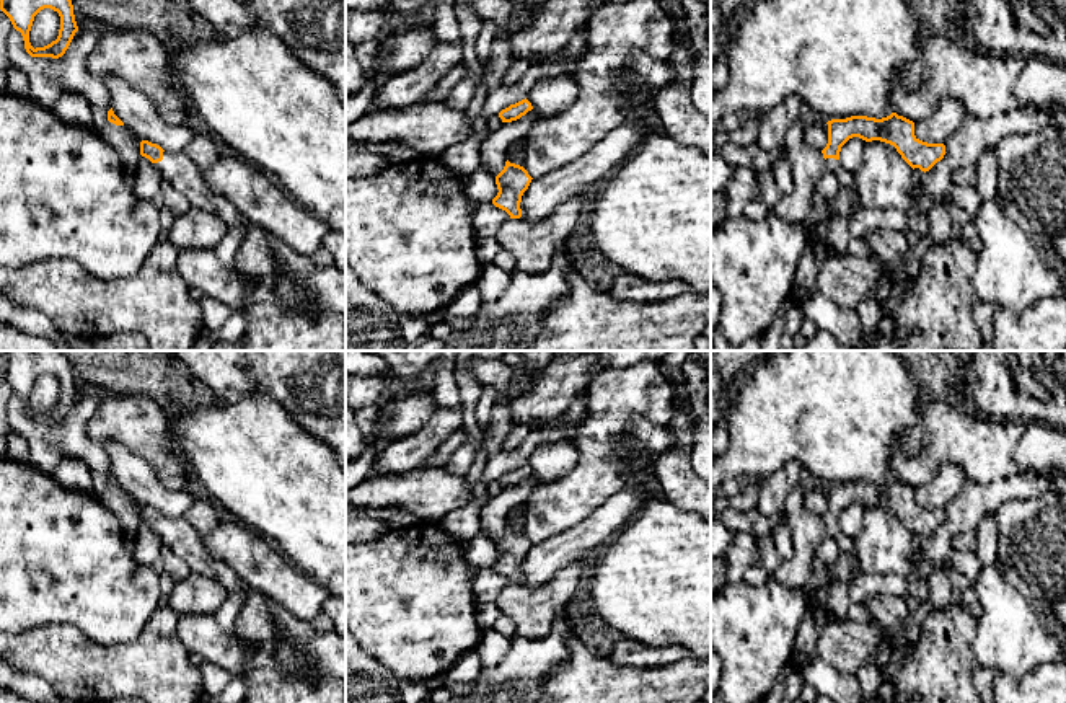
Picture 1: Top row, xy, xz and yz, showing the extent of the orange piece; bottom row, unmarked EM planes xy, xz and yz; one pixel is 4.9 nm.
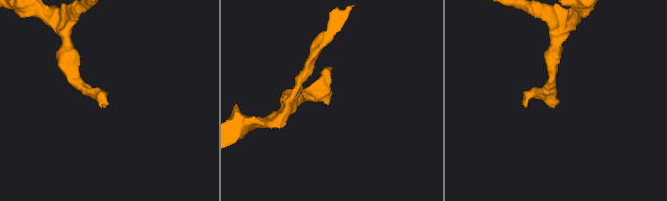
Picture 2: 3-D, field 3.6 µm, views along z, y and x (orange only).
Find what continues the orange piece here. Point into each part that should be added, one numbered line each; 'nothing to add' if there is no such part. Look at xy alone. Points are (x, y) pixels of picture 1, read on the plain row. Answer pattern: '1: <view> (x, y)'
1: xy (183, 540)

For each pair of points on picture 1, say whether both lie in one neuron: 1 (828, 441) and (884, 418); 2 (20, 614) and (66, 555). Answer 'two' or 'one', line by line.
1: one
2: one

